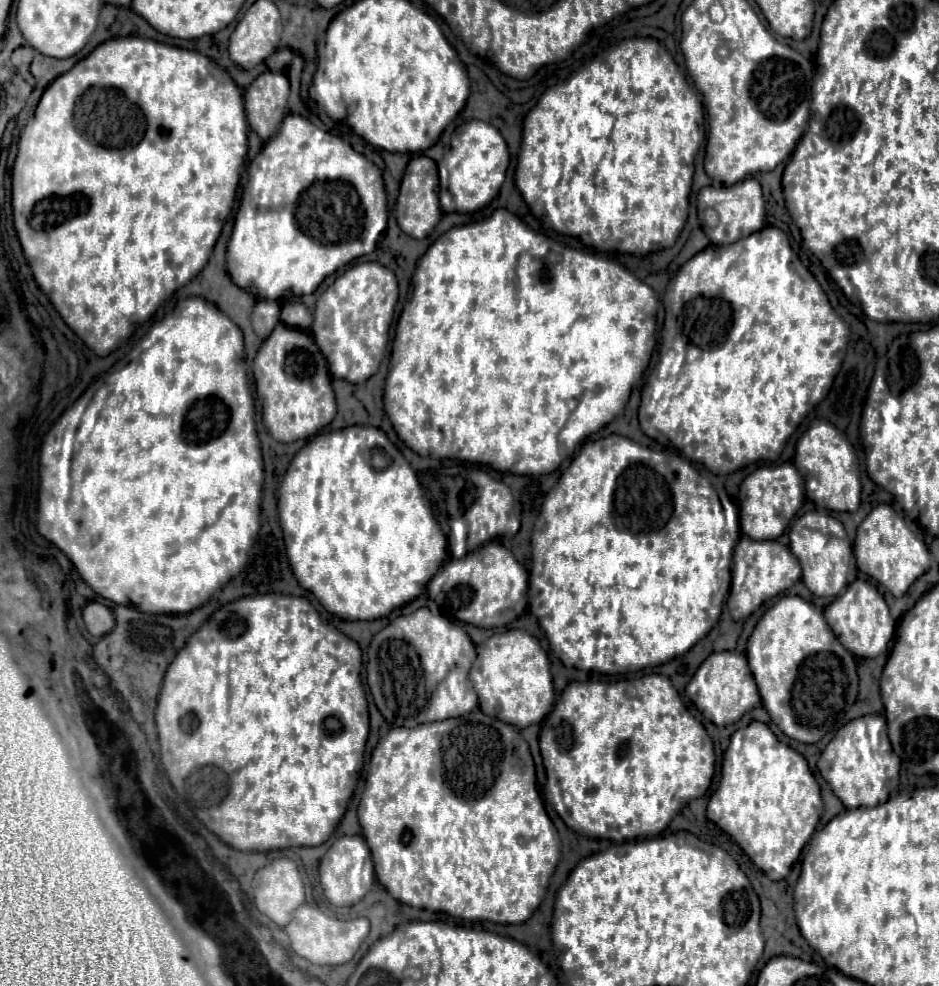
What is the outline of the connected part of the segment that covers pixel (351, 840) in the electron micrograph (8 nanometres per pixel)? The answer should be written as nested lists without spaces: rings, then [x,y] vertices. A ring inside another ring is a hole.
[[[341,836],[341,838],[337,838],[333,842],[333,846],[321,858],[319,878],[321,878],[321,886],[323,886],[325,896],[333,906],[357,904],[369,892],[369,888],[375,880],[371,852],[369,852],[369,846],[365,844],[363,836]]]

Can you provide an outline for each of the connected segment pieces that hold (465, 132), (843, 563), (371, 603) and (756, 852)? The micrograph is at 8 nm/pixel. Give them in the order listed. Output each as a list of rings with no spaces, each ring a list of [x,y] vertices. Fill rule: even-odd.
[[[469,120],[453,132],[451,150],[445,154],[445,164],[449,170],[449,190],[439,190],[443,212],[453,212],[455,206],[461,214],[475,212],[485,208],[499,194],[509,166],[509,150],[497,128],[481,120]]]
[[[807,512],[795,518],[789,526],[791,552],[799,558],[803,568],[803,582],[815,596],[839,596],[848,585],[847,568],[856,567],[852,543],[847,540],[843,524],[819,512]]]
[[[349,426],[349,428],[337,430],[337,432],[319,434],[319,436],[312,437],[295,454],[295,458],[291,460],[291,464],[285,472],[285,478],[281,480],[281,486],[279,486],[279,522],[283,528],[285,550],[287,550],[287,558],[293,568],[295,578],[299,580],[299,584],[305,590],[313,592],[313,596],[325,606],[327,612],[331,612],[343,620],[375,620],[375,618],[389,616],[395,608],[417,598],[425,590],[425,586],[433,578],[433,574],[437,574],[443,560],[447,558],[447,538],[445,538],[441,526],[435,522],[431,510],[427,508],[427,502],[421,492],[415,470],[403,458],[403,454],[389,442],[385,432],[379,428],[373,428],[373,426]]]
[[[751,722],[744,729],[736,731],[723,756],[721,782],[717,792],[707,804],[707,818],[725,830],[745,850],[745,854],[759,866],[771,880],[783,880],[793,862],[799,858],[803,846],[815,832],[819,816],[823,812],[823,800],[819,784],[811,774],[803,754],[789,744],[778,740],[763,722]]]

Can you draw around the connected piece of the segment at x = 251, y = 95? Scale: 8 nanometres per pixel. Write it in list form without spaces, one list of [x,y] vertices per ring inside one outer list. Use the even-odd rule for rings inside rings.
[[[263,72],[245,90],[245,112],[249,126],[263,138],[271,138],[287,112],[289,80],[285,74]]]

